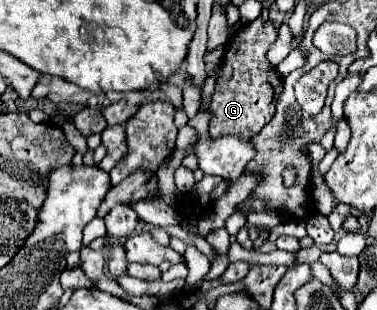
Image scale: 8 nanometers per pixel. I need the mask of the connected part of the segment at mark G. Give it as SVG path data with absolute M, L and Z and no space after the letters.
M257 17L255 21L247 23L241 35L233 35L229 39L221 63L221 75L215 83L215 93L211 101L211 137L235 135L241 141L249 141L255 133L261 131L265 123L271 121L271 105L277 103L283 89L283 79L277 67L271 65L267 59L267 51L275 39L277 29L273 21L263 21L263 17Z

